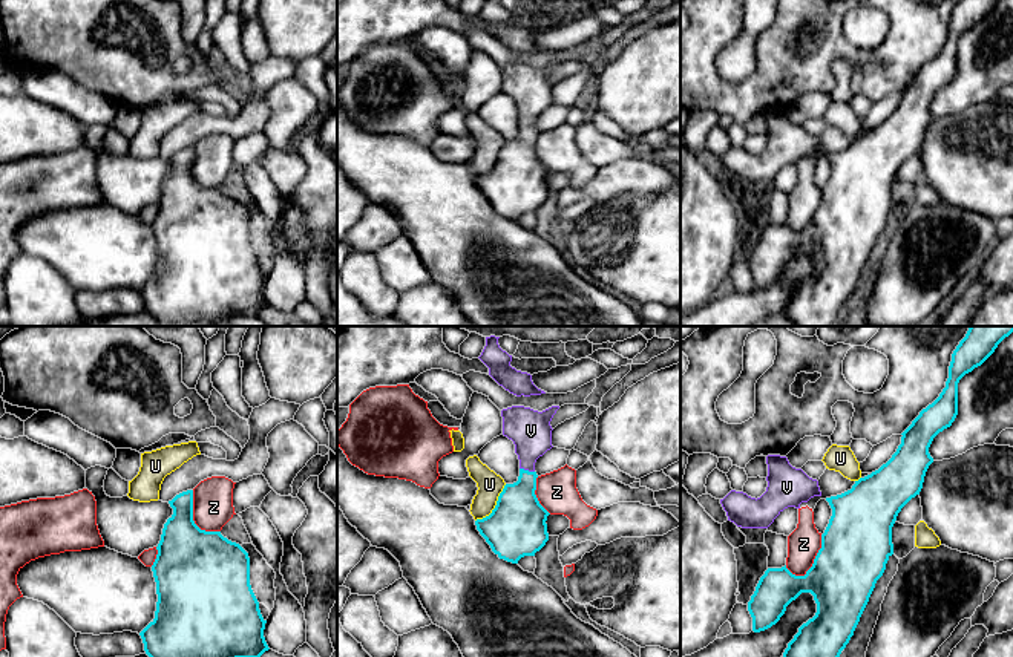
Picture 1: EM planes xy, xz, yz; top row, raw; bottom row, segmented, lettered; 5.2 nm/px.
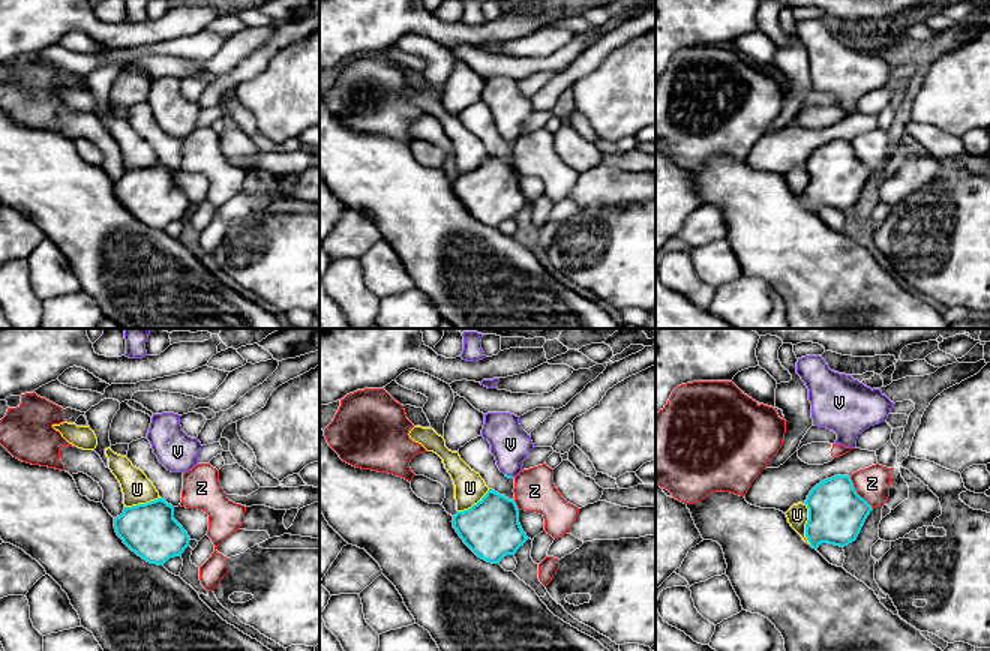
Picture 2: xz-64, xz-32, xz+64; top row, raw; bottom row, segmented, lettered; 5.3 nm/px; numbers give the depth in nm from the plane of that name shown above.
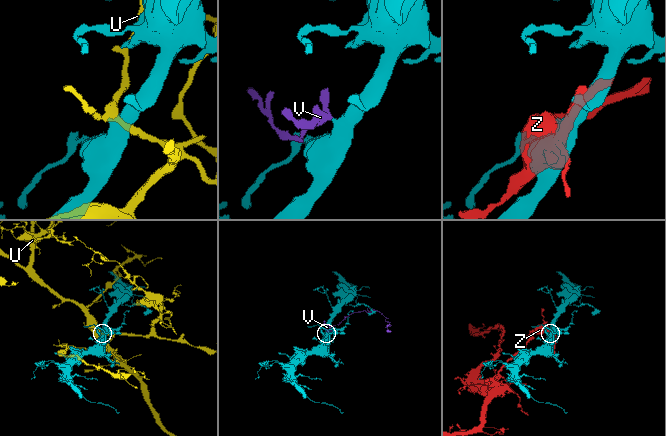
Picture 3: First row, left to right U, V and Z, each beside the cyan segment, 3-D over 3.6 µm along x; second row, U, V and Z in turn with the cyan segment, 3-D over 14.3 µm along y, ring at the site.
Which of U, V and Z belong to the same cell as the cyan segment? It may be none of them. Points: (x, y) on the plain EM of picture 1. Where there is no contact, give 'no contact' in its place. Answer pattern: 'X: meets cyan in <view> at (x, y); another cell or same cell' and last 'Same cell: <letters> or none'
U: meets cyan in xz at (495, 163); another cell
V: meets cyan in xz at (527, 127); same cell
Z: meets cyan in yz at (814, 218); another cell
Same cell: V

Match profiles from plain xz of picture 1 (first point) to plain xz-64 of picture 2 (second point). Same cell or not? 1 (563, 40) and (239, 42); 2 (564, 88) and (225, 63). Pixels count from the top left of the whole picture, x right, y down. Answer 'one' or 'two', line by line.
1: two
2: two

